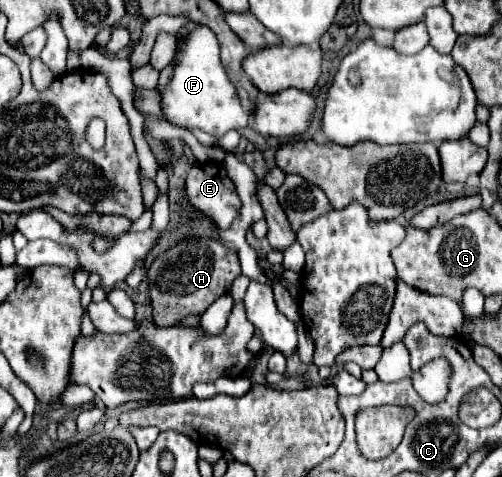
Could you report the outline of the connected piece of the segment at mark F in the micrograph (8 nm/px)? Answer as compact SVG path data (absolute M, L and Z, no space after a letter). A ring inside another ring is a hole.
M196 25L190 33L184 35L182 47L176 55L172 77L166 83L166 87L160 89L160 97L166 121L170 121L176 127L200 129L220 139L226 131L248 125L248 115L242 111L236 89L232 87L220 63L218 39L204 25Z

